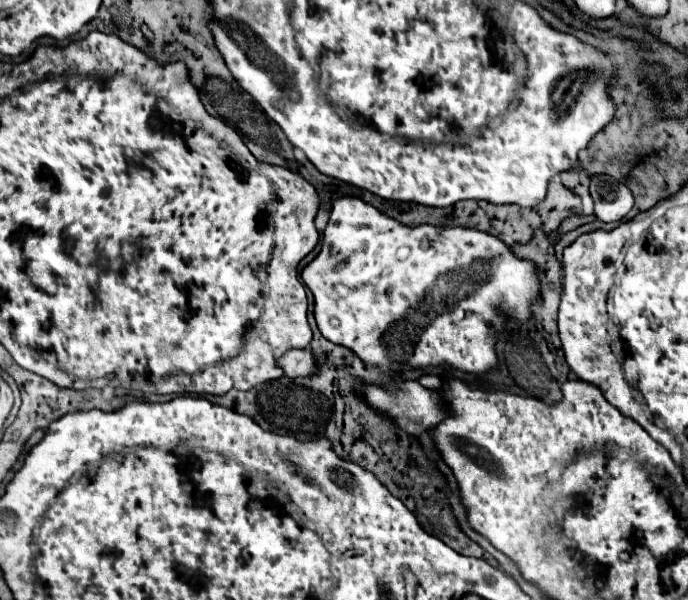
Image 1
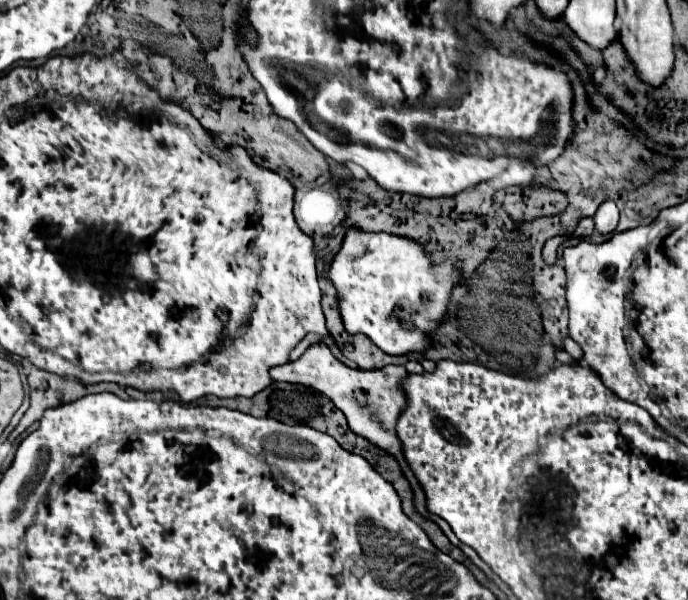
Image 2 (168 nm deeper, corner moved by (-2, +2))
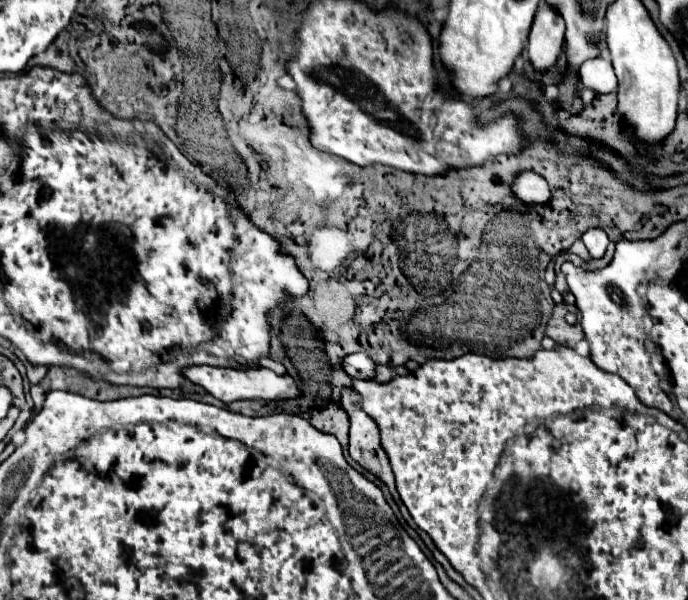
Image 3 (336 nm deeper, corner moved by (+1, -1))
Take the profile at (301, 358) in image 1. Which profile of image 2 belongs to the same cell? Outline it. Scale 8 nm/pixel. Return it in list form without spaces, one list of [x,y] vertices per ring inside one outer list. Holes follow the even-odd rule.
[[[324,343],[308,347],[306,353],[294,363],[284,363],[284,365],[270,369],[272,381],[296,383],[296,385],[308,387],[312,391],[318,391],[318,393],[330,397],[330,401],[346,415],[350,431],[354,431],[358,437],[364,437],[378,449],[392,455],[398,461],[402,471],[410,471],[410,467],[406,465],[406,459],[402,457],[394,425],[396,425],[398,413],[402,413],[402,407],[404,407],[404,393],[400,389],[400,381],[406,375],[408,375],[408,371],[402,365],[386,365],[376,371],[362,371],[362,369],[354,371],[354,369],[342,365]],[[388,395],[390,395],[390,399],[388,399]],[[388,403],[390,403],[390,415],[386,413]]]

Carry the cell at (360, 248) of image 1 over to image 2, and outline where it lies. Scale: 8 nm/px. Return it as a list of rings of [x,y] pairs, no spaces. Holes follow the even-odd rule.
[[[350,229],[342,243],[340,253],[330,265],[330,279],[338,291],[340,315],[344,321],[344,329],[350,335],[364,333],[374,345],[378,345],[388,355],[404,355],[412,351],[424,351],[430,345],[428,331],[436,329],[446,315],[446,305],[450,293],[460,277],[460,271],[454,263],[442,261],[434,265],[426,255],[424,247],[408,237],[398,237],[390,233],[364,233],[358,229]]]

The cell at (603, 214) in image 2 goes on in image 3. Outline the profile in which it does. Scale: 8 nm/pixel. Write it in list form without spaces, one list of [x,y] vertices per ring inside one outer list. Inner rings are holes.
[[[589,228],[581,238],[583,238],[591,258],[601,258],[605,254],[609,240],[607,240],[607,232],[603,232],[601,228]]]

